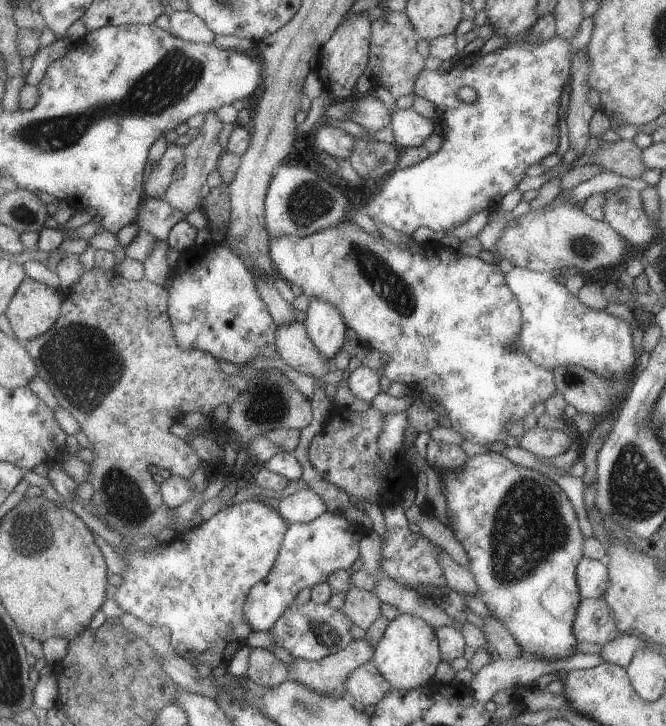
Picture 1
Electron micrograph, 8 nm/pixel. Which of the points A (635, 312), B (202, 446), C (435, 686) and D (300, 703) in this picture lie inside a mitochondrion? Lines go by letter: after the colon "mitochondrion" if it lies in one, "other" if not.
A: other
B: other
C: other
D: mitochondrion

